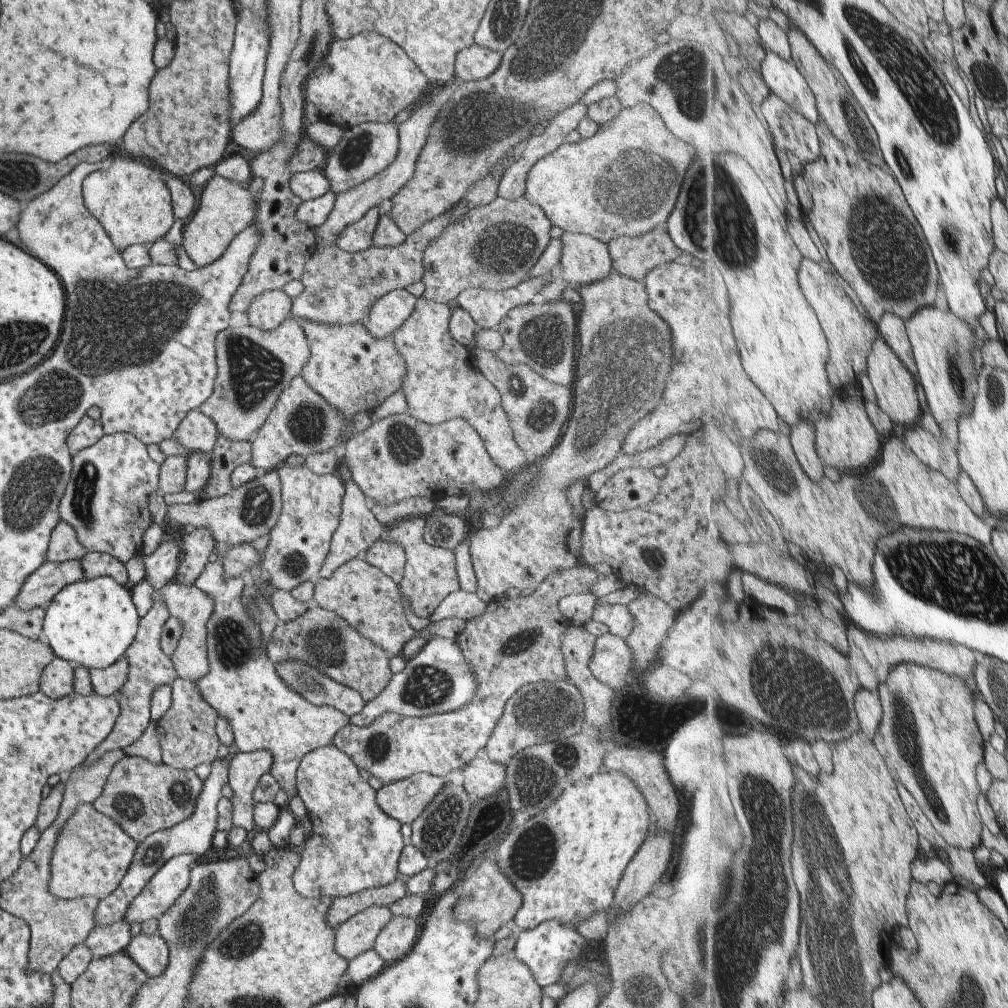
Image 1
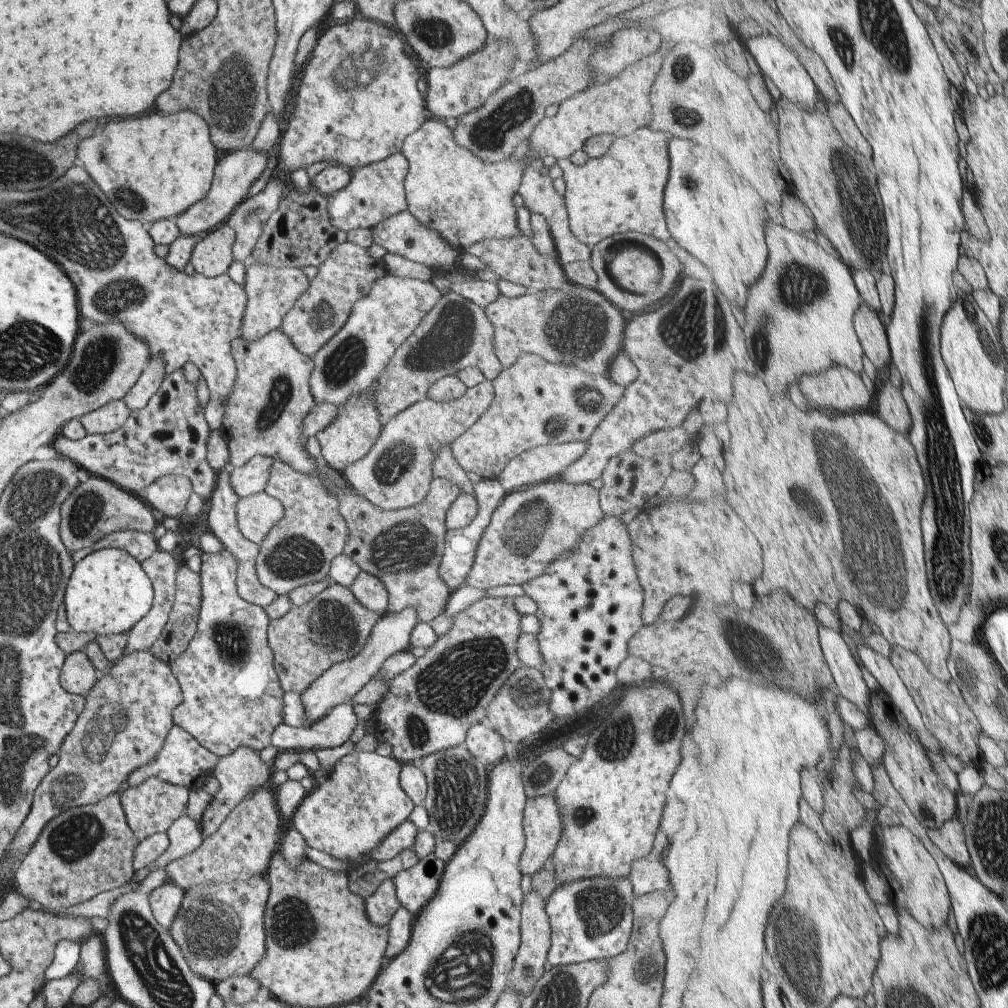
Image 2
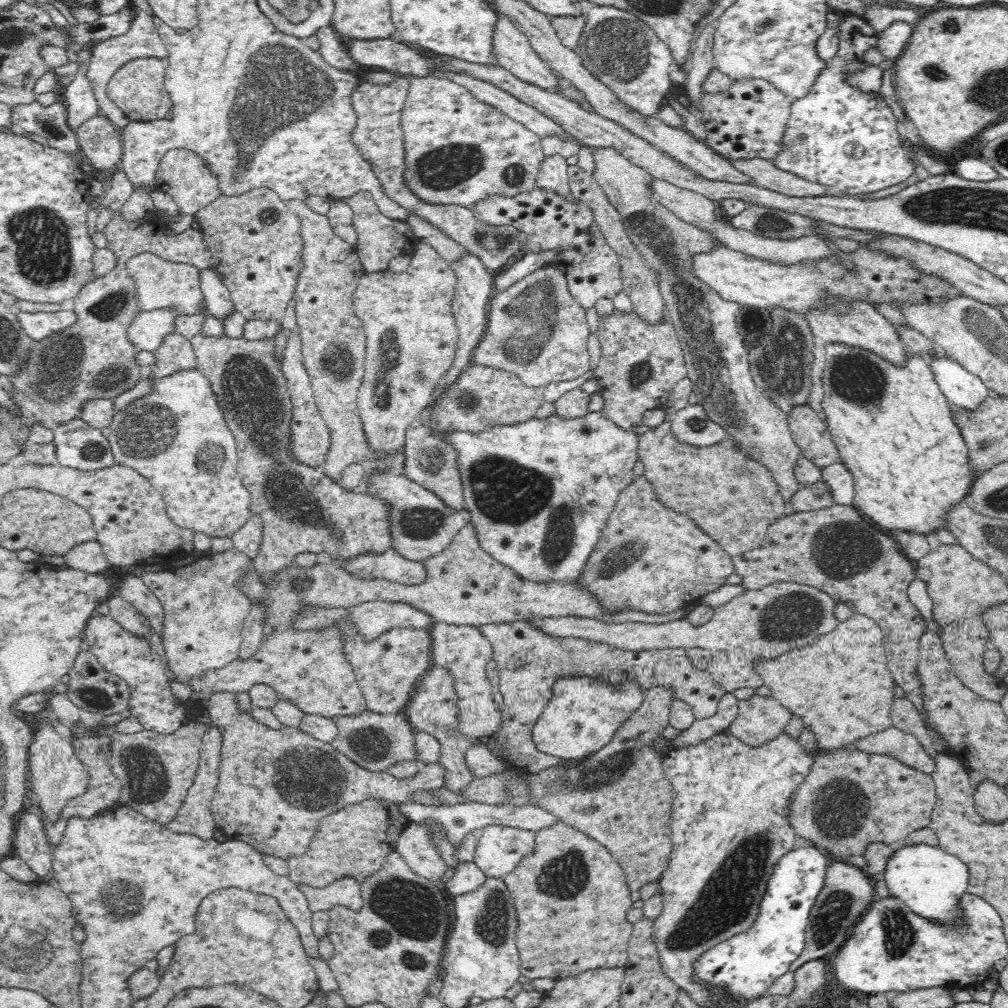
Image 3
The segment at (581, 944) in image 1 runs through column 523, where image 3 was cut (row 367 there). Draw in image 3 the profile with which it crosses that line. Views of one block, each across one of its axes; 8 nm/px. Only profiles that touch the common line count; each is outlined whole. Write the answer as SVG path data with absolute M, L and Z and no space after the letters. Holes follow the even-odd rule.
M939 349L932 354L929 366L951 406L976 410L986 400L988 388L983 380L964 370Z

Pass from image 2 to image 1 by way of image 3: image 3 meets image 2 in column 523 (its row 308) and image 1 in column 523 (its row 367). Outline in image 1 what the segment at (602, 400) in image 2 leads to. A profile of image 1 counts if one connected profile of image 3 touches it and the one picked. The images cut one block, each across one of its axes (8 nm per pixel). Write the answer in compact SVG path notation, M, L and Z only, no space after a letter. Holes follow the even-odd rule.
M492 353L475 355L477 367L501 394L502 406L510 416L510 432L529 461L541 461L555 447L574 408L574 387L566 388L526 365L504 364Z

